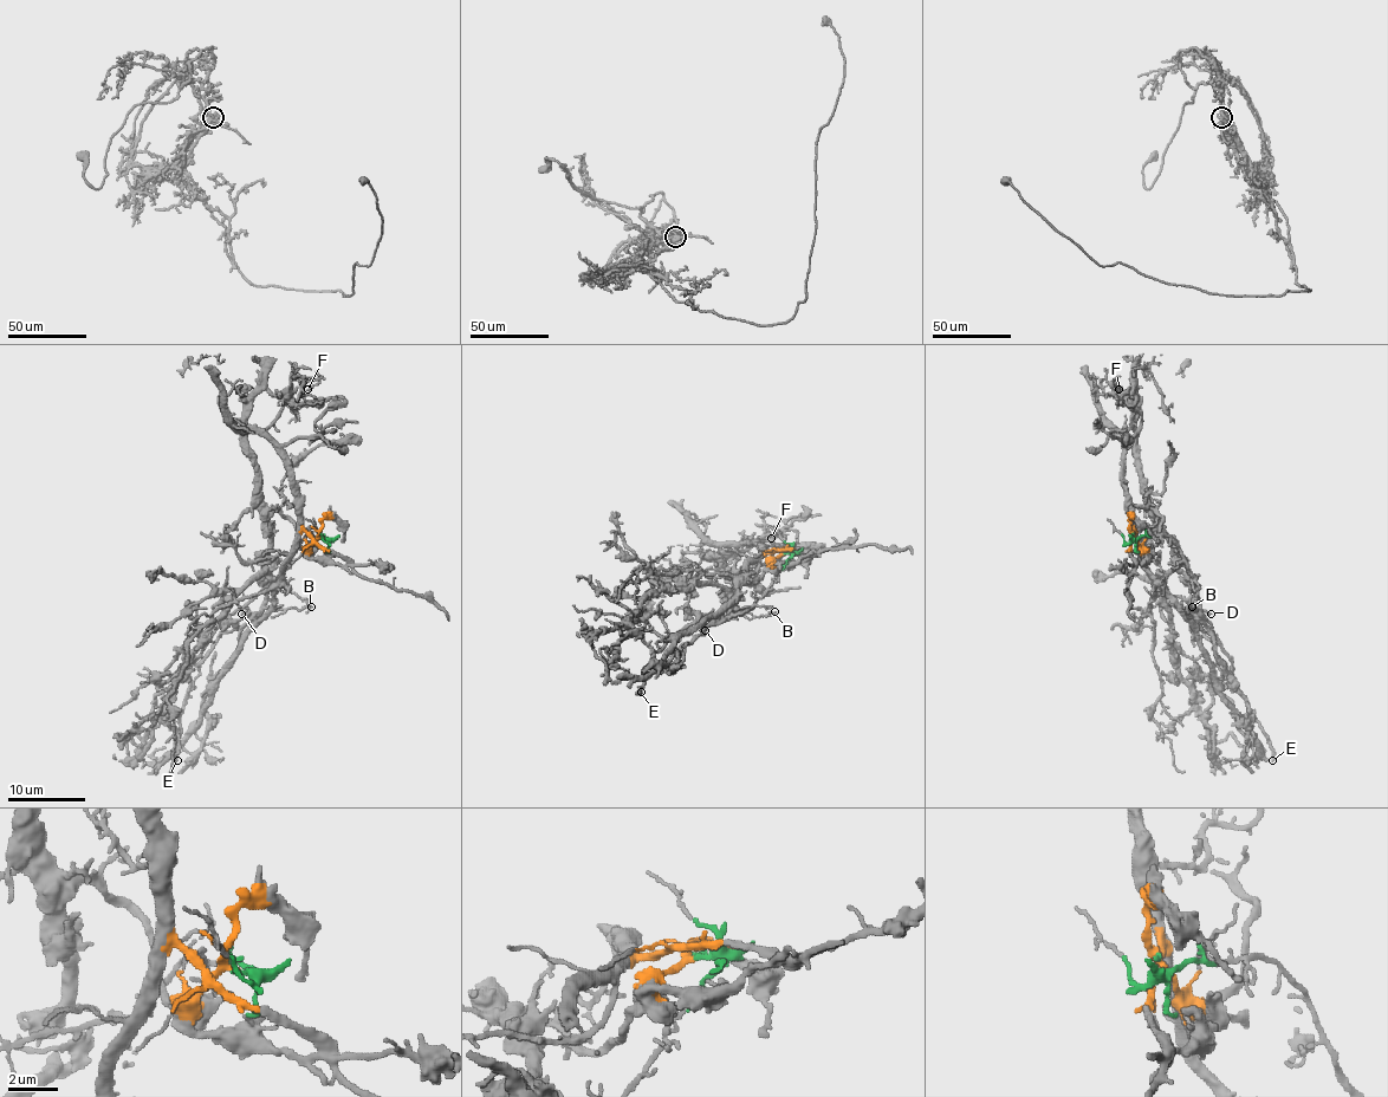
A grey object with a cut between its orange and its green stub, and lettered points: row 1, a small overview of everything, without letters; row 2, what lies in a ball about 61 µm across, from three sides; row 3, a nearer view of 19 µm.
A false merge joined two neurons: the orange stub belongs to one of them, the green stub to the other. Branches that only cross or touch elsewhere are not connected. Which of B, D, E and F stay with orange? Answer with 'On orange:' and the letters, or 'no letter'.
On orange: F

